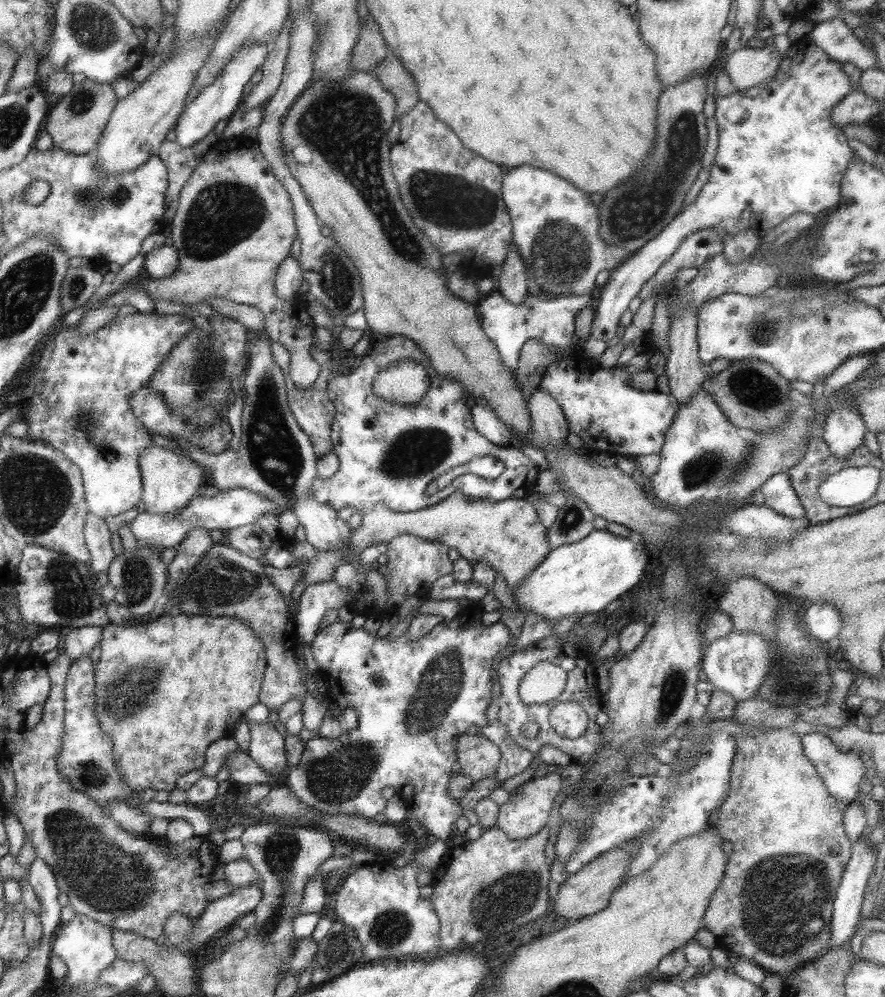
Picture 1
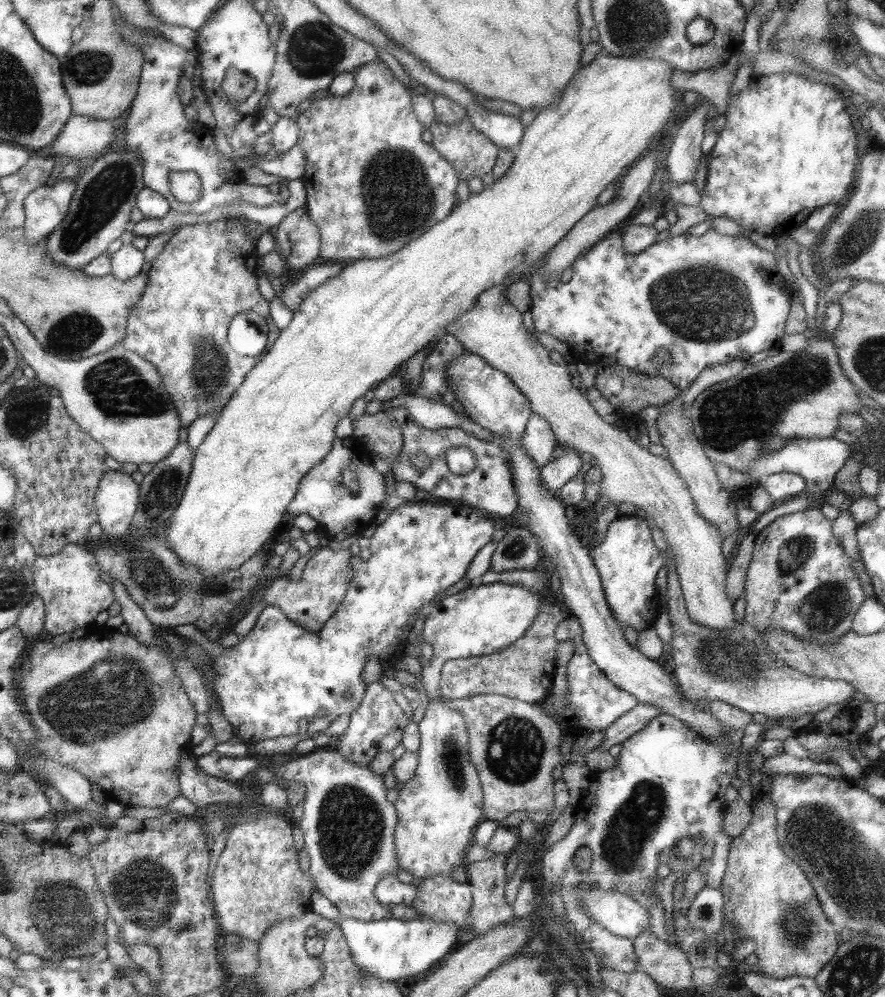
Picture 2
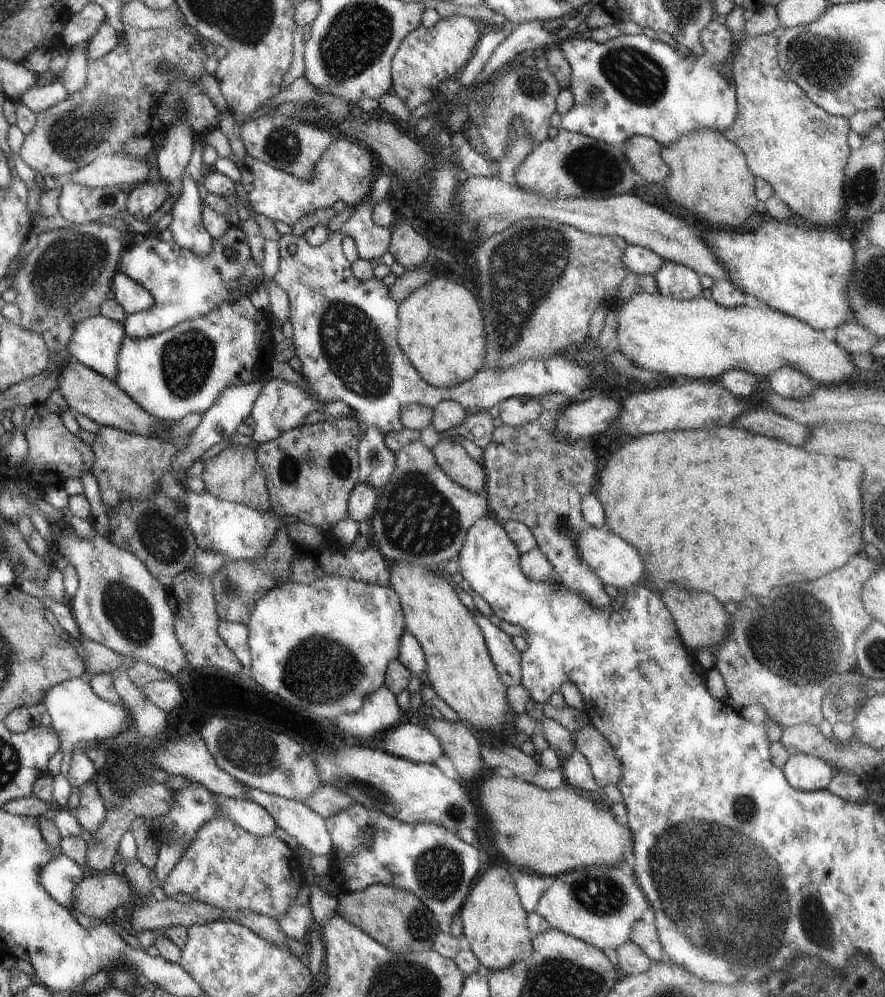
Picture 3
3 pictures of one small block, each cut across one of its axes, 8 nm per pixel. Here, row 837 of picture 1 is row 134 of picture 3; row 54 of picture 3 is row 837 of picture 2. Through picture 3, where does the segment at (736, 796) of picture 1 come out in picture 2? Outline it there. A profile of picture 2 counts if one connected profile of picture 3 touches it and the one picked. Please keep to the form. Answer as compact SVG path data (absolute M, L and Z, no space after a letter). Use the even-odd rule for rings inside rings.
M755 794L753 806L751 806L751 820L745 826L745 830L731 840L729 856L727 856L727 868L723 874L723 882L719 886L723 894L723 916L727 922L735 924L747 940L755 944L753 954L757 956L757 964L753 964L755 972L763 978L787 978L787 976L801 976L801 978L815 978L819 970L831 960L831 956L841 946L839 932L835 926L827 920L827 916L821 910L821 902L817 900L817 894L807 880L803 868L795 864L777 840L777 818L775 818L775 802L773 798L765 798L763 794Z

